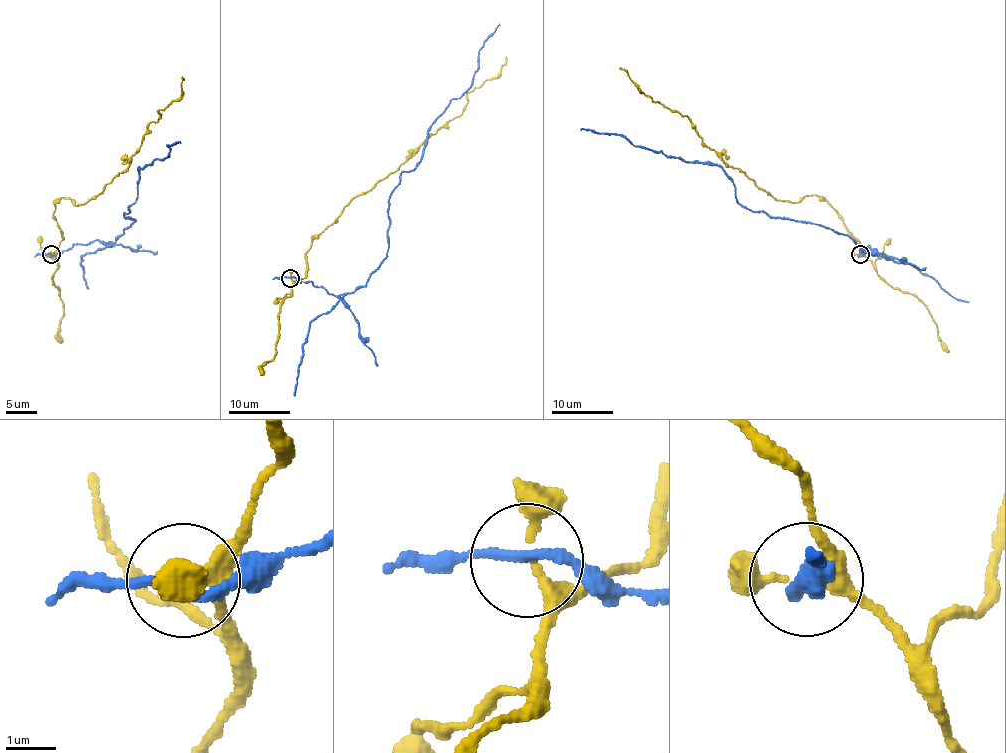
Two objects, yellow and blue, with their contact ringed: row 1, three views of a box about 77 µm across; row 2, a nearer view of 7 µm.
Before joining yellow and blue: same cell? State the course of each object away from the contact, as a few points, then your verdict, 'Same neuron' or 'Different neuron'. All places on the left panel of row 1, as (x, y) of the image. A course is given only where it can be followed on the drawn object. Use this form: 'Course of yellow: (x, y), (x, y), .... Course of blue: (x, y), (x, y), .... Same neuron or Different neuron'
Course of yellow: (51, 254), (63, 238), (54, 205), (63, 197), (84, 205), (122, 173), (148, 126), (180, 96), (181, 77). Course of blue: (51, 254), (112, 245), (135, 220), (123, 214), (136, 198), (137, 169), (179, 141). Different neuron

